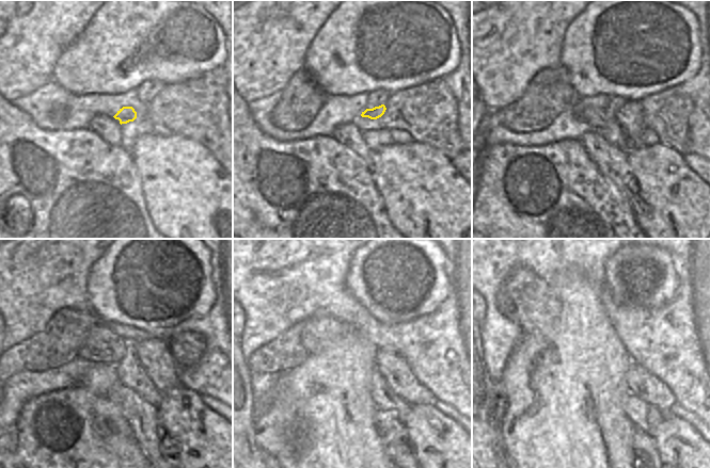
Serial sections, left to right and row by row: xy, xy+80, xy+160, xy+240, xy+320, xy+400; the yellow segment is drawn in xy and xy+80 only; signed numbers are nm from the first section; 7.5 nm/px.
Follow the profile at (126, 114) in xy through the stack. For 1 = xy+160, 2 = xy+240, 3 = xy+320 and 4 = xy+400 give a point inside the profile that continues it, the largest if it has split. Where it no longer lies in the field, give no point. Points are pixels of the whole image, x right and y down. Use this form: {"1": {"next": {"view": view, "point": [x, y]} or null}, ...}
{"1": {"next": {"view": "xy+160", "point": [630, 116]}}, "2": {"next": {"view": "xy+240", "point": [154, 354]}}, "3": {"next": {"view": "xy+320", "point": [395, 370]}}, "4": {"next": {"view": "xy+400", "point": [641, 383]}}}

